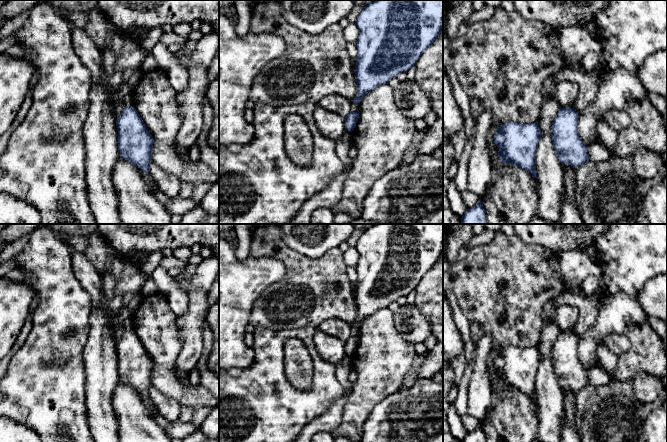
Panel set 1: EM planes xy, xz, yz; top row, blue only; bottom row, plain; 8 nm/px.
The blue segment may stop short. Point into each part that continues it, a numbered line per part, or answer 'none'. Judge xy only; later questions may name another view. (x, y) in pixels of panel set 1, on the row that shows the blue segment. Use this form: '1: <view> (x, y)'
none

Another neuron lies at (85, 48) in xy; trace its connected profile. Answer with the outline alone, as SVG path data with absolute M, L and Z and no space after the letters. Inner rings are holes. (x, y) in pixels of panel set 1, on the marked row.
M70 23L69 26L74 51L82 61L83 65L91 73L93 83L102 83L106 80L107 90L114 95L115 89L123 82L122 73L115 72L113 75L105 75L102 66L101 50L97 47L95 42L87 36L83 29Z

